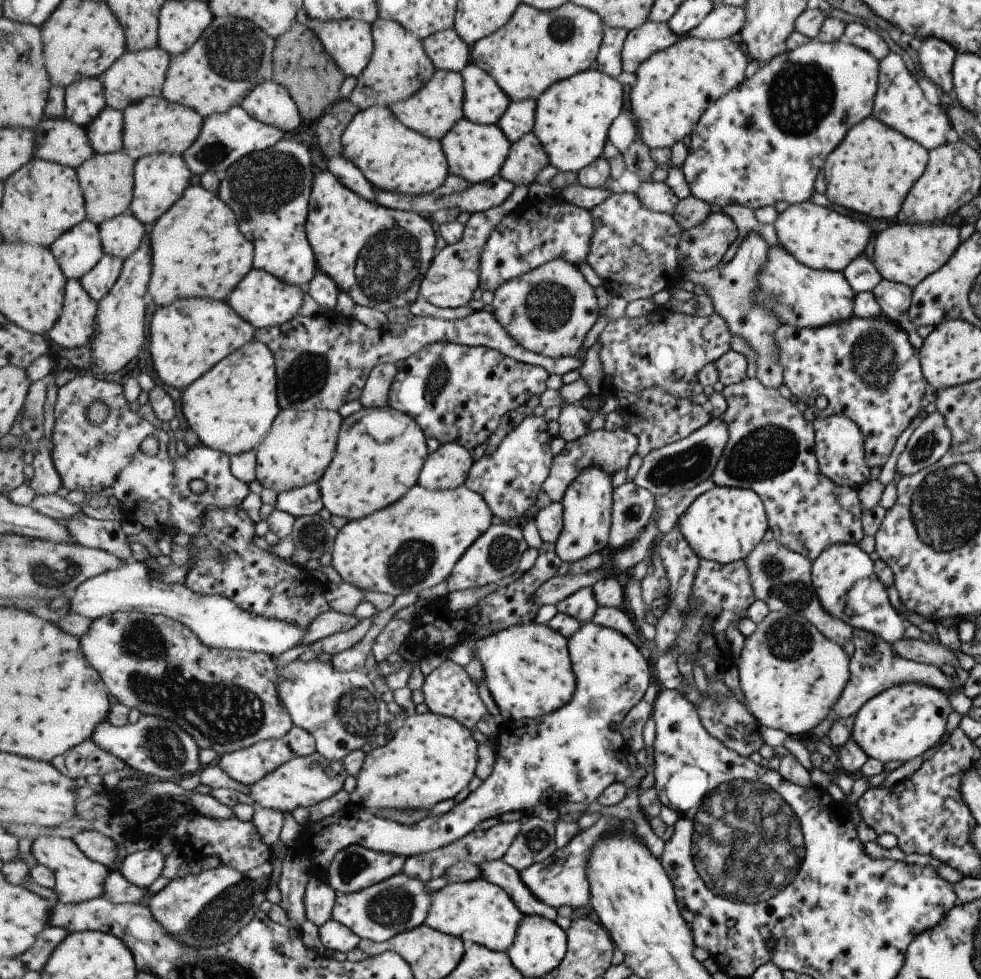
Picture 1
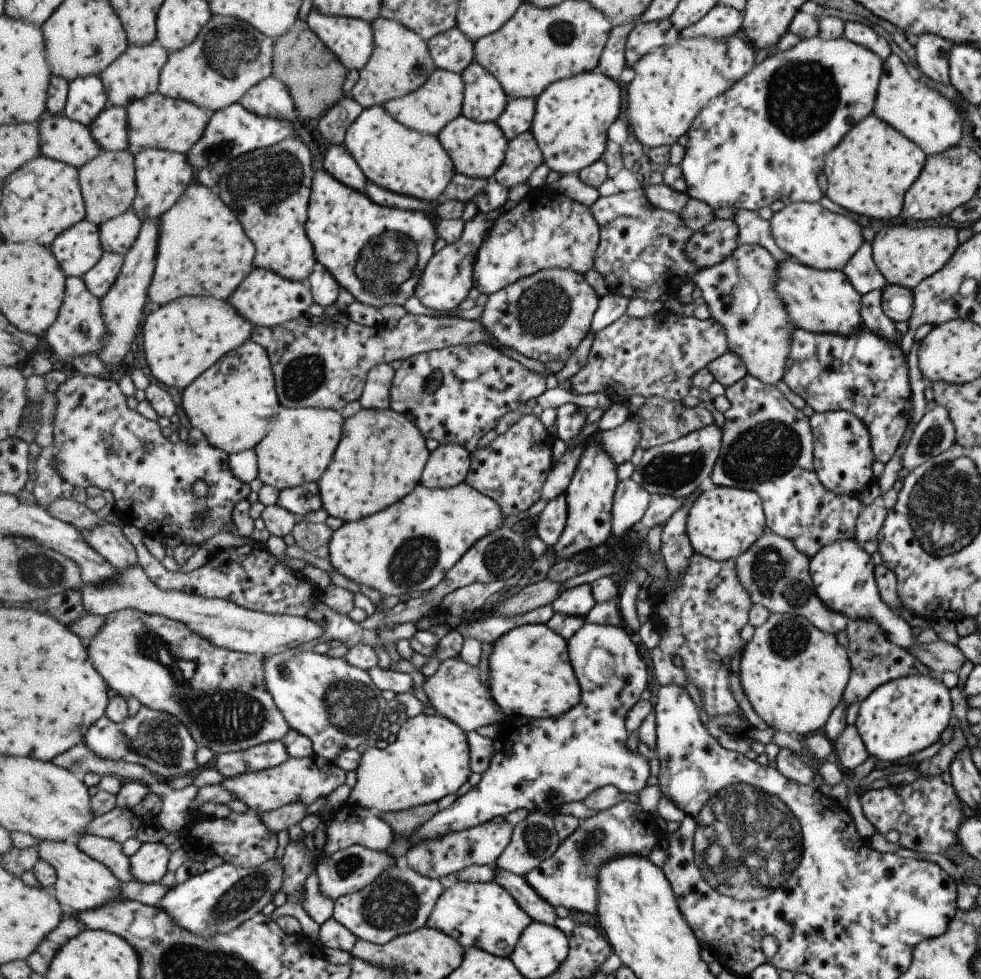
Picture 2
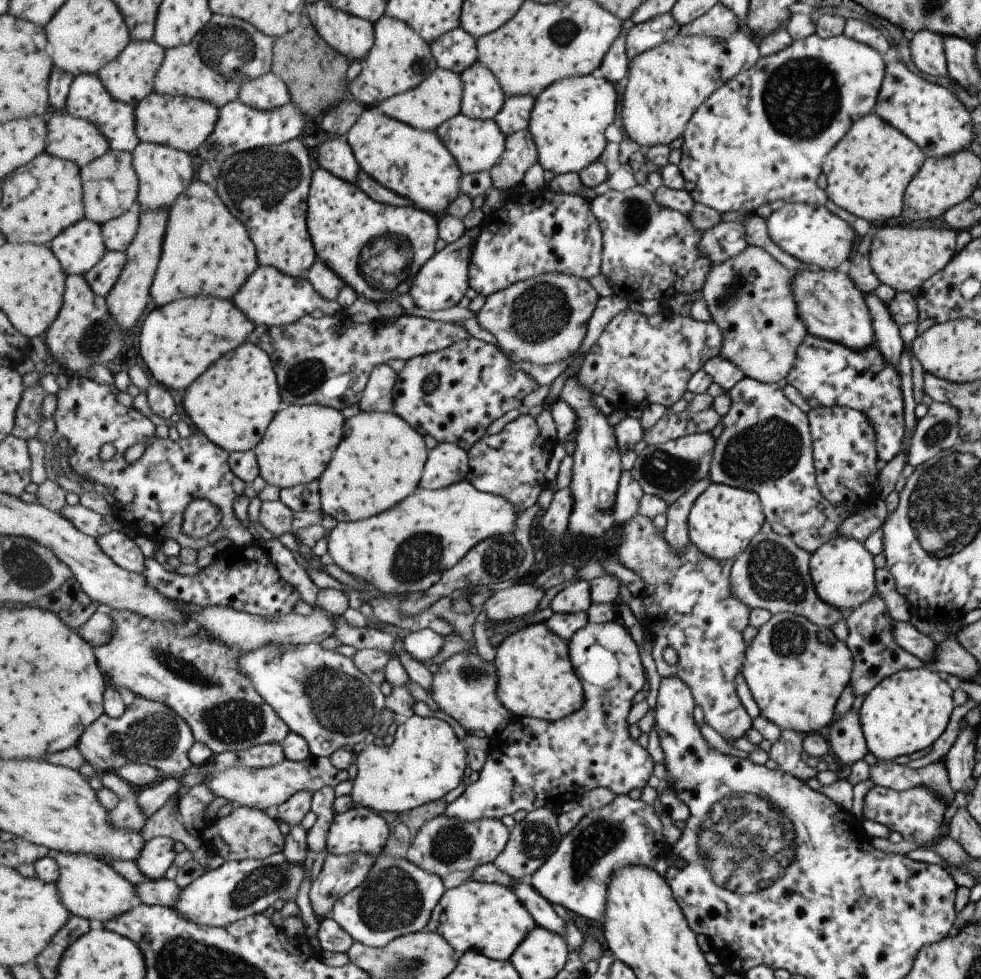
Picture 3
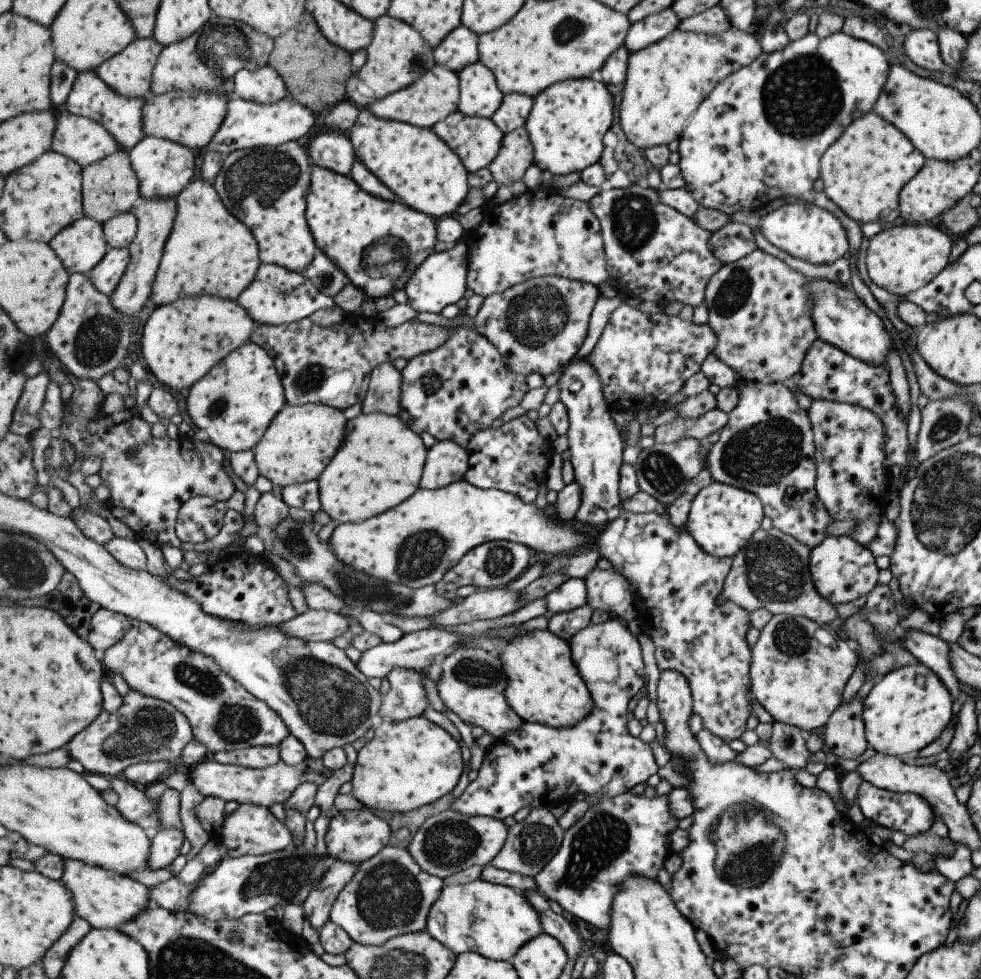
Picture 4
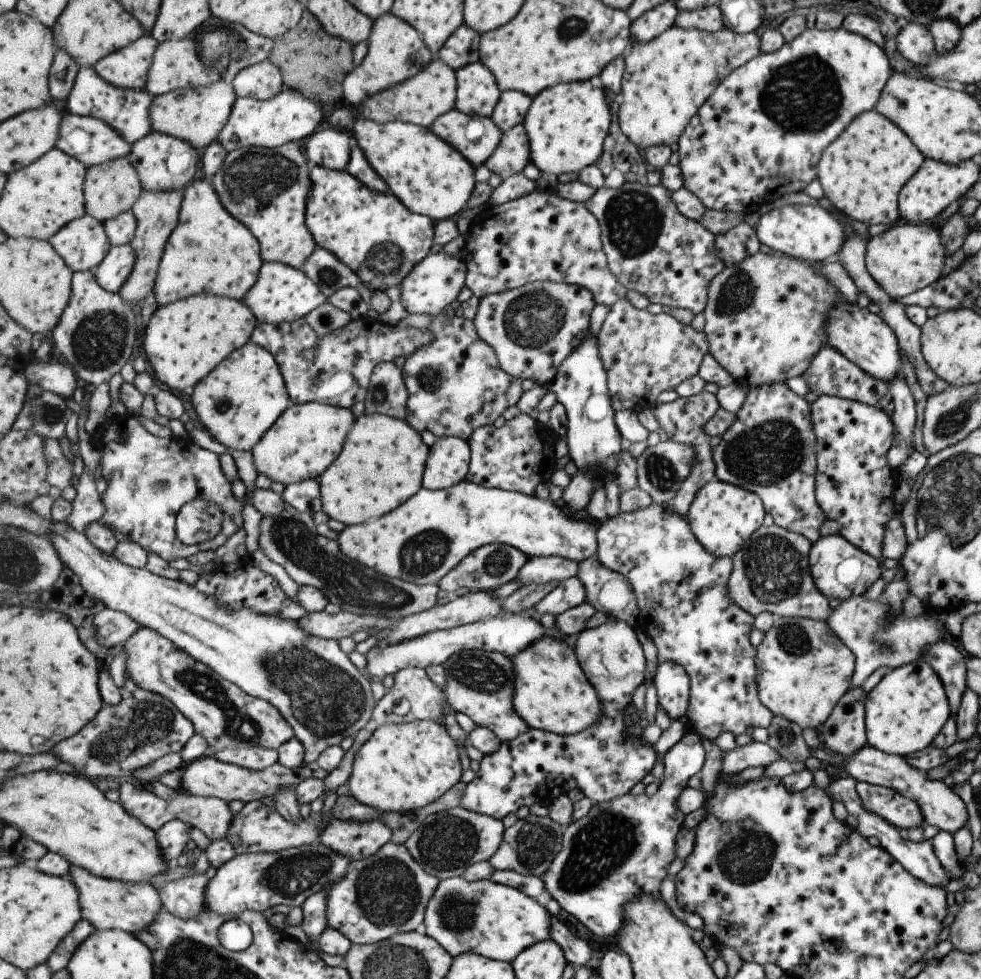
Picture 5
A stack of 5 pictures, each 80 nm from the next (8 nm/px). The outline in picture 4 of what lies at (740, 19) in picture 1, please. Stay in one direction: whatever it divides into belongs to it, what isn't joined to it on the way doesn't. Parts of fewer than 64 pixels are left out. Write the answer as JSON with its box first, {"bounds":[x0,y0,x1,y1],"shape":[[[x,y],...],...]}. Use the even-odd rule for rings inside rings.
{"bounds":[680,4,732,35],"shape":[[[719,4],[681,21],[680,30],[685,32],[718,35],[732,28],[728,15]]]}

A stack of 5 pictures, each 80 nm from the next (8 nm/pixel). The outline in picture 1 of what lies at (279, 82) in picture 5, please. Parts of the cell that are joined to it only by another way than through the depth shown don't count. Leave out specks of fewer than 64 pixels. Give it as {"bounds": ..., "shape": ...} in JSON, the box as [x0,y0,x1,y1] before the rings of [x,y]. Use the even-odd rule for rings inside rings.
{"bounds":[241,79,301,132],"shape":[[[274,79],[260,83],[241,104],[252,118],[295,132],[301,126],[301,114],[289,90]]]}

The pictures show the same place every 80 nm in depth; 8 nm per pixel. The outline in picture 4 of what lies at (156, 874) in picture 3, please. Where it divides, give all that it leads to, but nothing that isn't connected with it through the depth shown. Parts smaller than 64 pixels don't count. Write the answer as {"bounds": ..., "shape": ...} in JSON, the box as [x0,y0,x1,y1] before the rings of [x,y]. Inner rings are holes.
{"bounds":[149,829,189,871],"shape":[[[161,829],[152,837],[149,869],[157,871],[171,866],[175,862],[175,858],[179,858],[181,846],[183,846],[185,839],[189,839],[185,829]]]}

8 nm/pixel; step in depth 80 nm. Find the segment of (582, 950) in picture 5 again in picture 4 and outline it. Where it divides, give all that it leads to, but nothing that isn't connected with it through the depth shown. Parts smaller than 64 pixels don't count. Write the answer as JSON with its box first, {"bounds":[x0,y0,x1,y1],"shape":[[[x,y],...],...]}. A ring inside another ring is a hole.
{"bounds":[525,889,581,958],"shape":[[[535,889],[525,891],[525,896],[539,913],[544,932],[558,938],[564,944],[569,958],[577,958],[581,952],[581,940],[579,940],[581,937],[574,925],[567,918],[555,914],[549,904],[549,899],[545,895],[539,894]]]}

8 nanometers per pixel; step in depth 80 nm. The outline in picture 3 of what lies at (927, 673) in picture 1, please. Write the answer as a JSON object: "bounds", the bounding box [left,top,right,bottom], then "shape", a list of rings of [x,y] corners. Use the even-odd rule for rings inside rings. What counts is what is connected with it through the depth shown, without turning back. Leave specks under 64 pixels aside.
{"bounds":[844,593,925,697],"shape":[[[874,593],[867,602],[844,616],[845,626],[848,630],[844,643],[852,654],[852,669],[848,685],[854,696],[864,697],[878,682],[896,672],[920,669],[925,666],[922,660],[905,652],[893,642],[890,633],[891,618],[878,594]]]}

